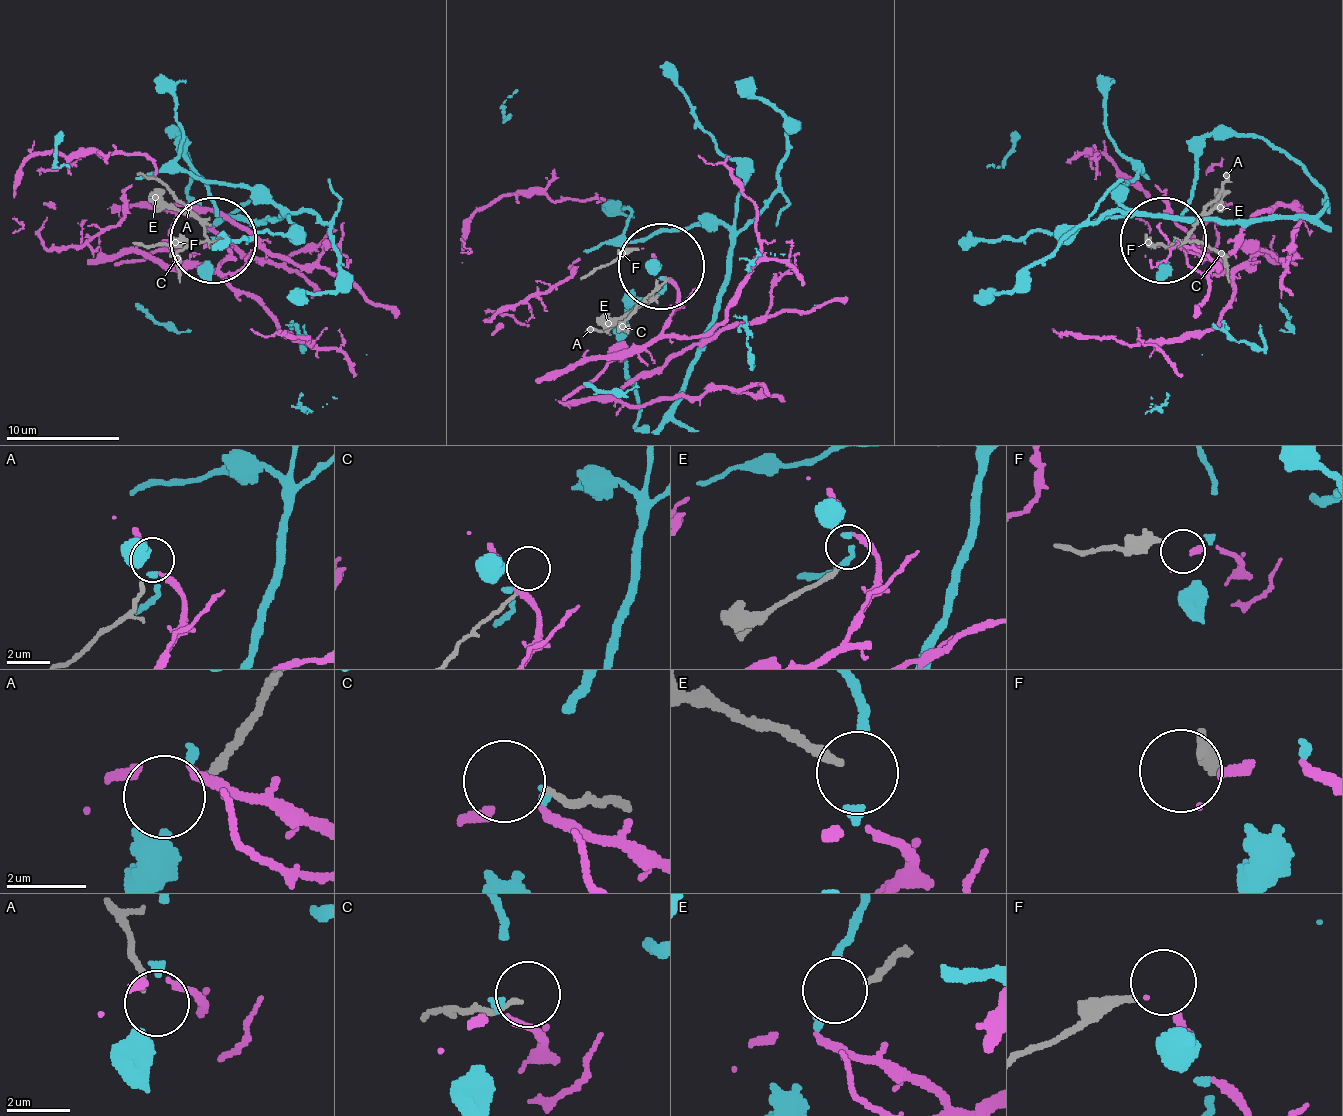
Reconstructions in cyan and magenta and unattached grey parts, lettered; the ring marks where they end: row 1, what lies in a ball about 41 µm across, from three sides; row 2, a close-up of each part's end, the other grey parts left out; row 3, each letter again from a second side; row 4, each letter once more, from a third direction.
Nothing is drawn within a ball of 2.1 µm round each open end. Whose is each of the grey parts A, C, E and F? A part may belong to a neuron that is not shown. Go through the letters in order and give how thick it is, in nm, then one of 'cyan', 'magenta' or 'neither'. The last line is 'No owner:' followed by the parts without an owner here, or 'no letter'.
A: calibre 200 nm; neither
C: calibre 130 nm; neither
E: calibre 220 nm; neither
F: calibre 320 nm; magenta
No owner: A, C, E

